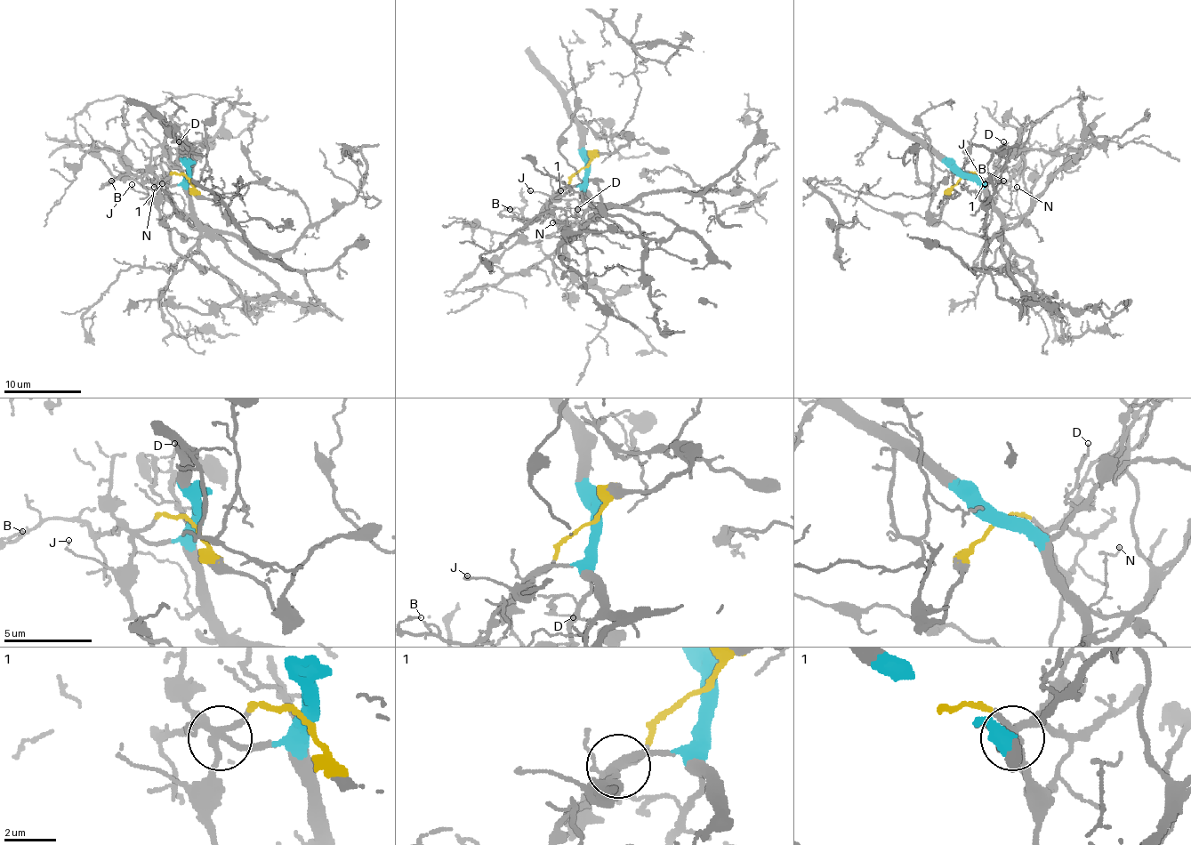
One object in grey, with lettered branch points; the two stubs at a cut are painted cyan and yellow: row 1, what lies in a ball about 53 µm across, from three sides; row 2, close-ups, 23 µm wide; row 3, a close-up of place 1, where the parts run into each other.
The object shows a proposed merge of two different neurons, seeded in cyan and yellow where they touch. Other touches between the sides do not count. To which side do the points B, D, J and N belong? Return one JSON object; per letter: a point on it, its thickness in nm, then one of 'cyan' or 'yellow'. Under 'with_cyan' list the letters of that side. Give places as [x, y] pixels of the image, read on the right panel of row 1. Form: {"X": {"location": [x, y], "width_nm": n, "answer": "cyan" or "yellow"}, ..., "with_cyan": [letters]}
{"B": {"location": [1003, 181], "width_nm": 120, "answer": "cyan"}, "D": {"location": [1003, 141], "width_nm": 100, "answer": "cyan"}, "J": {"location": [985, 184], "width_nm": 100, "answer": "yellow"}, "N": {"location": [1017, 187], "width_nm": 90, "answer": "cyan"}, "with_cyan": ["B", "D", "N"]}

